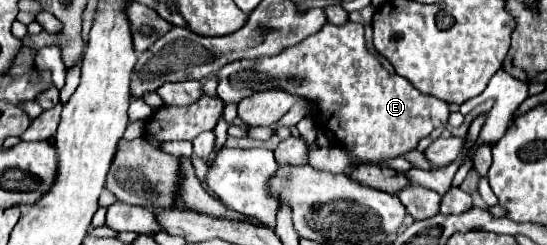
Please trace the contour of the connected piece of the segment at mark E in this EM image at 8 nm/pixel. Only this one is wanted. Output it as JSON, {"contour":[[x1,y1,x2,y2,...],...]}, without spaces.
{"contour":[[347,21,343,25,331,25,327,23,321,31,315,35,303,39,303,43,297,43,295,47,287,47,287,51,281,51,275,57,261,59,239,59,235,63,229,63,221,69,217,95,225,103,239,103,241,99,265,91,265,89,281,89,291,95,299,95,311,103,317,105,317,127,323,131,329,131,335,139,335,145,341,145,341,149,353,159,353,165,363,163,375,163,381,165,381,161,395,159,399,155,405,155,417,147,417,143,427,137,435,127,447,125,449,119,449,105,439,101,437,97,423,95,417,91,407,79,389,73,377,55,373,55,363,39,363,25]]}

